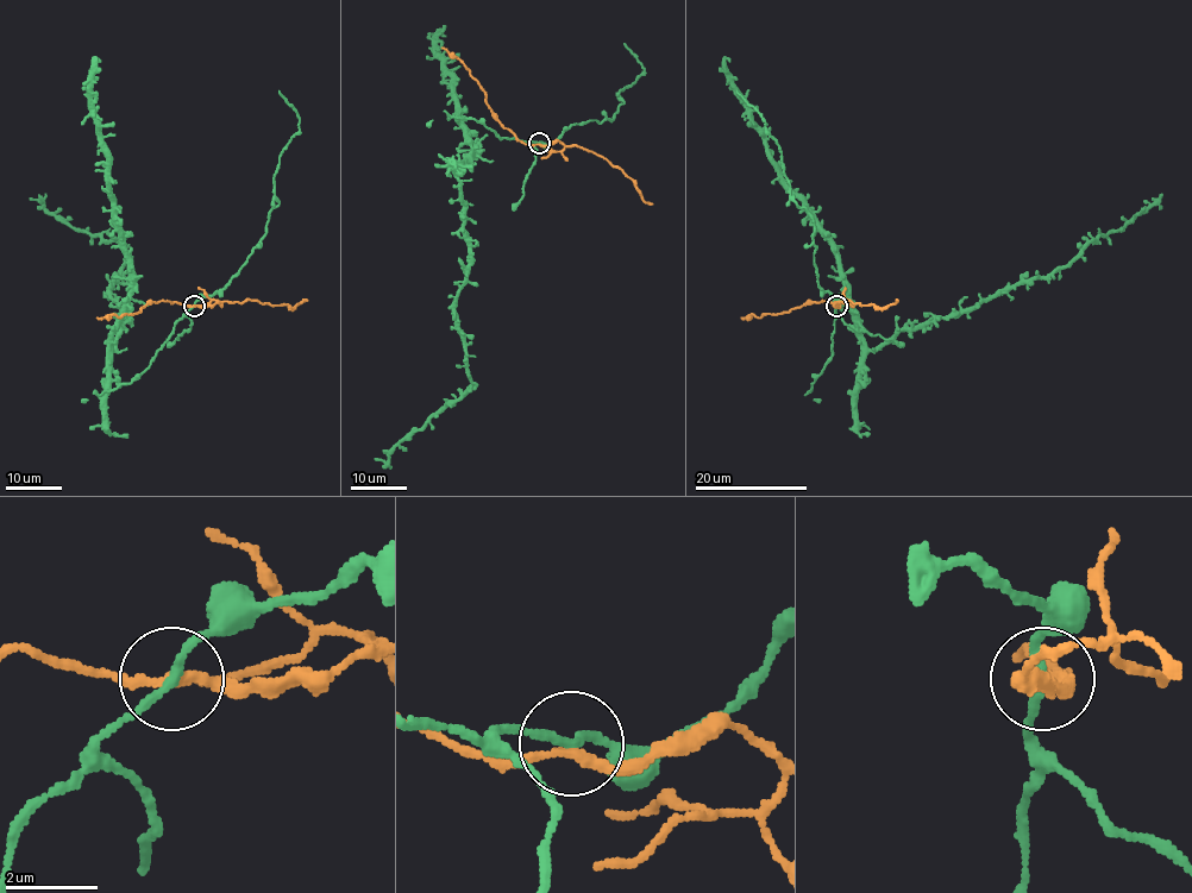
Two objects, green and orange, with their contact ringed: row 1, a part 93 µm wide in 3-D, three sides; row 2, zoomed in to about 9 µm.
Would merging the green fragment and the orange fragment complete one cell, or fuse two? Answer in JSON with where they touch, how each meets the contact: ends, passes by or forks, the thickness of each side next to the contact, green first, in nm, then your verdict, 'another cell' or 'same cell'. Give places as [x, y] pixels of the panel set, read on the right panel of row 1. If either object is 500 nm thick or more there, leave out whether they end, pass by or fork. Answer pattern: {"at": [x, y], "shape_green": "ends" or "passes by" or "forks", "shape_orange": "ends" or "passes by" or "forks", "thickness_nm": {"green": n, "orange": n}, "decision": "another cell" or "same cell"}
{"at": [836, 306], "shape_green": "passes by", "shape_orange": "passes by", "thickness_nm": {"green": 180, "orange": 240}, "decision": "another cell"}

